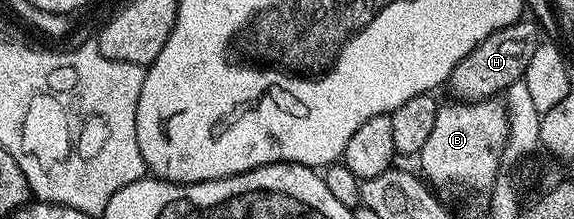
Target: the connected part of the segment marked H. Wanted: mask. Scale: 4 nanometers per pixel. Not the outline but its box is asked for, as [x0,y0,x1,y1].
[451,19,541,101]

